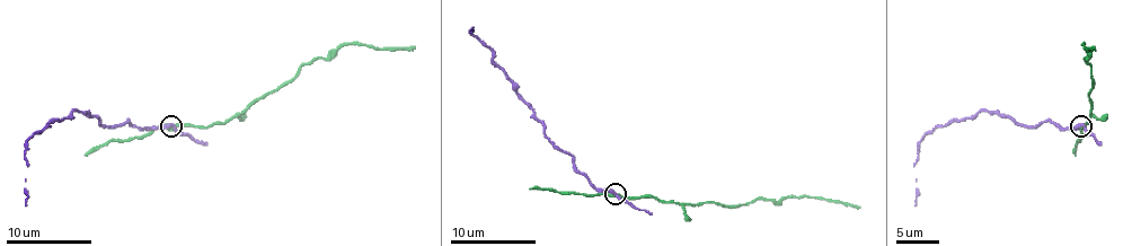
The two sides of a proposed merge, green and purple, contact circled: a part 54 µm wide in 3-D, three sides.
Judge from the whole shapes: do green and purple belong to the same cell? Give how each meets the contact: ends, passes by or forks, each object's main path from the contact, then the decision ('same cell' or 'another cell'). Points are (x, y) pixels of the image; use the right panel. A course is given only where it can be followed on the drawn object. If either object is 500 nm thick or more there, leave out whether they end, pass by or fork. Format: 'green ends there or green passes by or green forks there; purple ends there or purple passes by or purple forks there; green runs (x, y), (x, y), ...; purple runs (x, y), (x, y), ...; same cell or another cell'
green passes by; purple passes by; green runs (1080, 125), (1084, 128), (1088, 123), (1093, 85), (1082, 44), (1086, 49), (1095, 46); purple runs (1080, 125), (1057, 128), (1044, 121), (1020, 125), (987, 111), (938, 125), (919, 142), (914, 205); another cell

